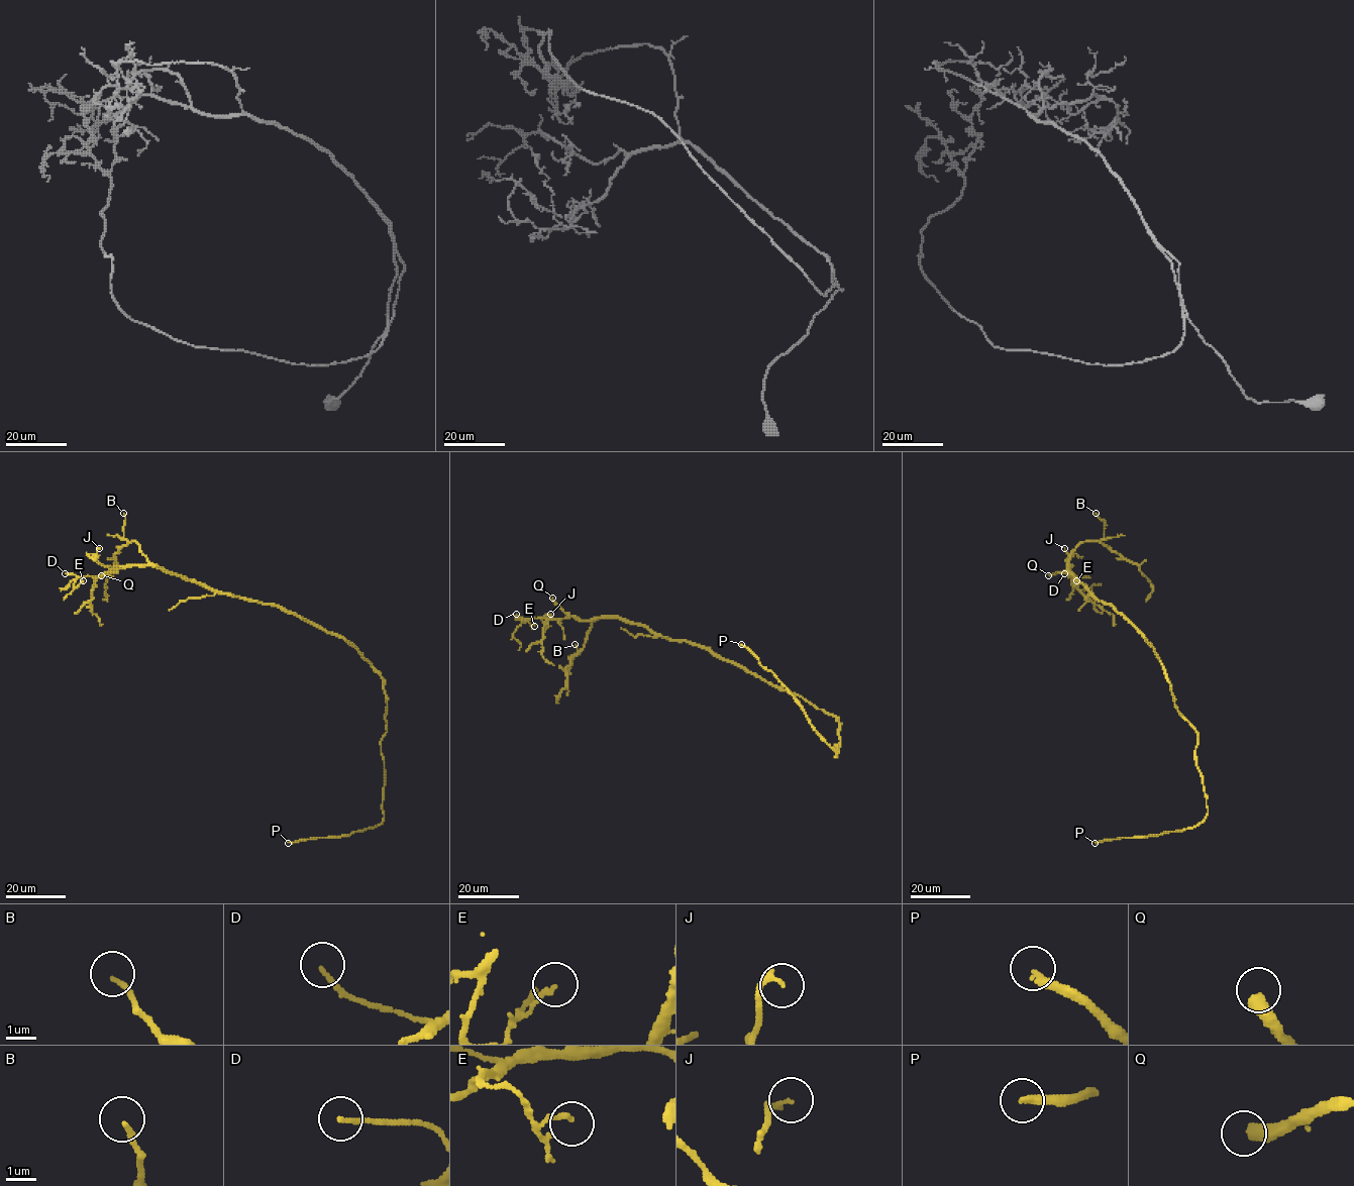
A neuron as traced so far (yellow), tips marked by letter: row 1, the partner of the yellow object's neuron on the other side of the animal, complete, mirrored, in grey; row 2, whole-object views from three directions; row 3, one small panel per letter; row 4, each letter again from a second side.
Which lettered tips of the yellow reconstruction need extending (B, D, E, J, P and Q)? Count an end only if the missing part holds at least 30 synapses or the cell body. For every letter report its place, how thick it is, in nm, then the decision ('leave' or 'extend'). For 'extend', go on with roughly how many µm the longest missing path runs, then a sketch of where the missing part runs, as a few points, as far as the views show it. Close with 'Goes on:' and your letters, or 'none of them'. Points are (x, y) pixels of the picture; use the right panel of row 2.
B: at (1096, 513); 150 nm thick; leave
D: at (1064, 573); 140 nm thick; leave
E: at (1076, 580); 150 nm thick; leave
J: at (1064, 548); 190 nm thick; leave
P: at (1095, 843); 280 nm thick; extend; about 190 µm are missing; missing branch runs (1095, 843), (1031, 822), (998, 801), (961, 763), (1001, 643), (996, 631), (1021, 584), (1006, 543)
Q: at (1048, 575); 480 nm thick; extend; about 50 µm are missing; missing branch runs (1048, 575), (1042, 574), (1040, 580), (1056, 592), (1071, 589), (1083, 592), (1086, 587), (1063, 581)
Goes on: P, Q

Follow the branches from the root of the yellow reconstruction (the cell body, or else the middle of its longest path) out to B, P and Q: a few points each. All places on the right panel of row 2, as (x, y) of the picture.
B: (1144, 637), (1069, 572), (1069, 557), (1079, 544), (1104, 537), (1104, 522), (1096, 513)
P: (1144, 637), (1161, 662), (1174, 707), (1198, 734), (1195, 760), (1207, 814), (1199, 824), (1183, 830), (1095, 843)
Q: (1144, 637), (1113, 606), (1100, 602), (1077, 580), (1069, 572), (1071, 566), (1048, 575)

